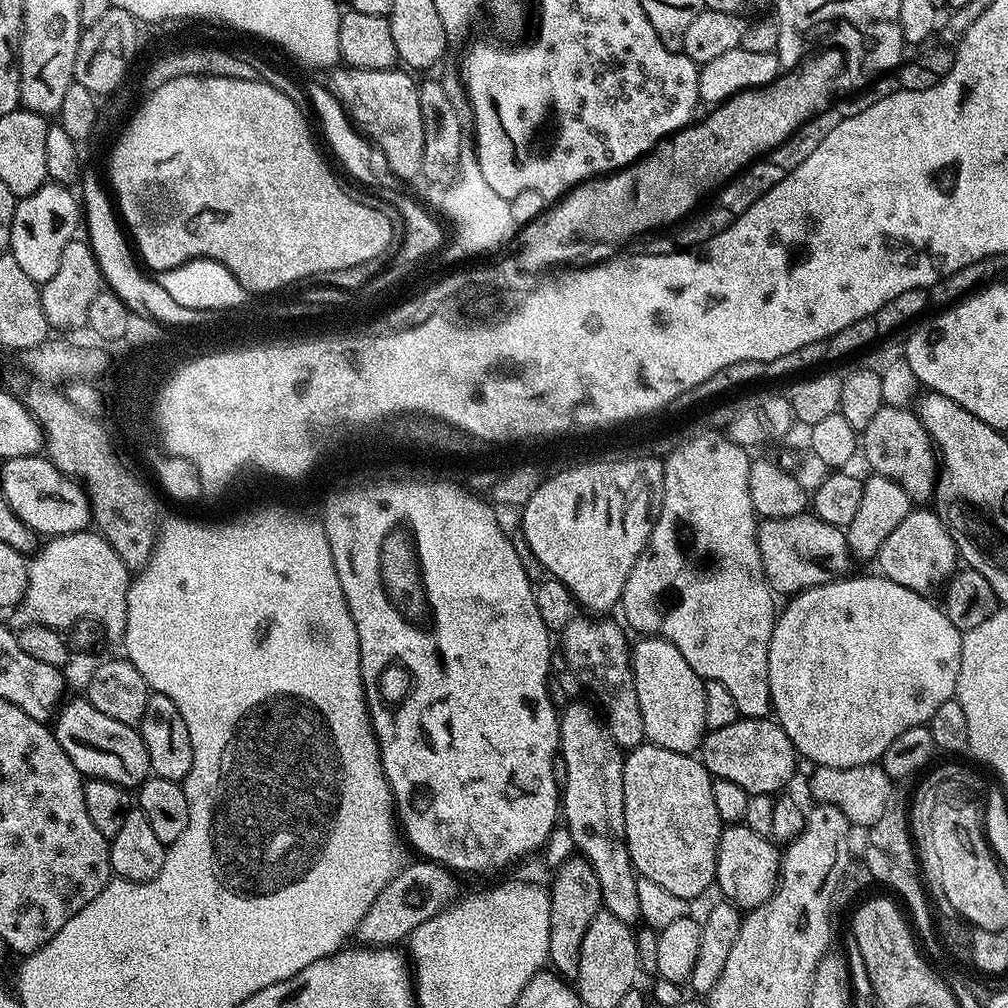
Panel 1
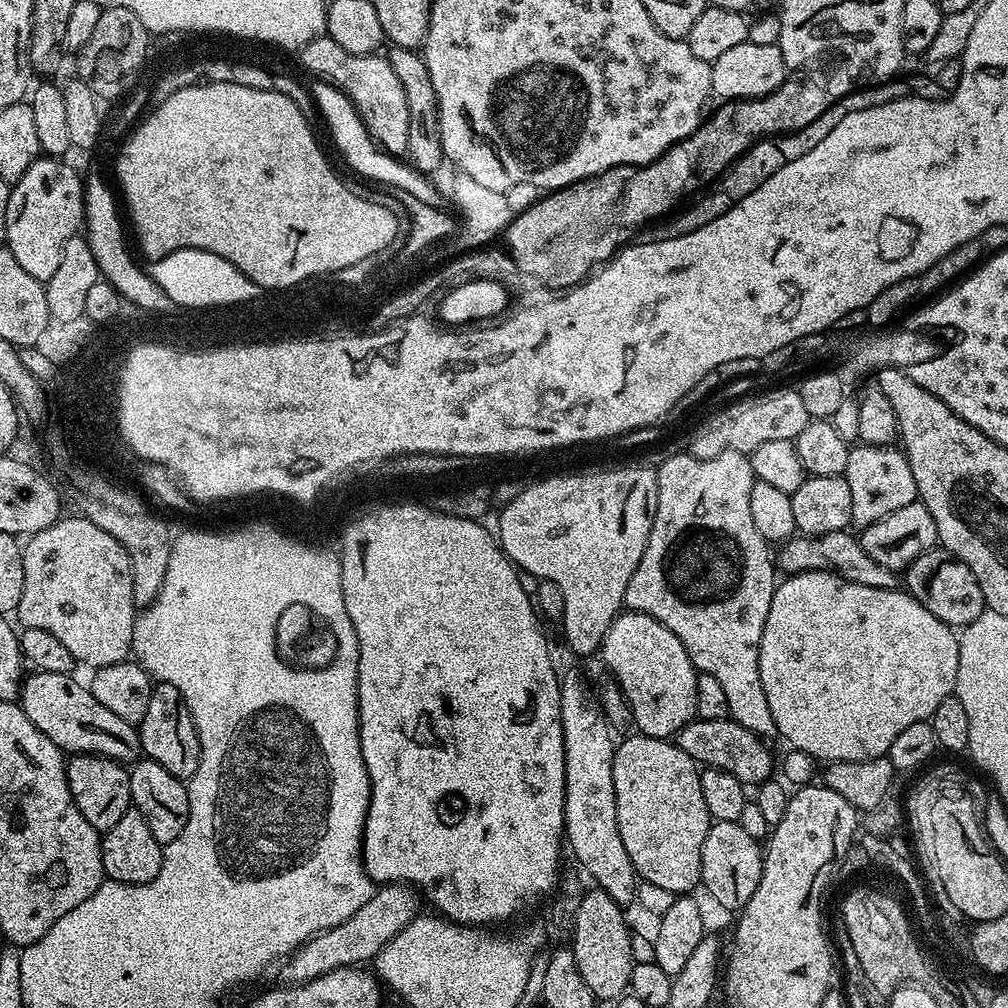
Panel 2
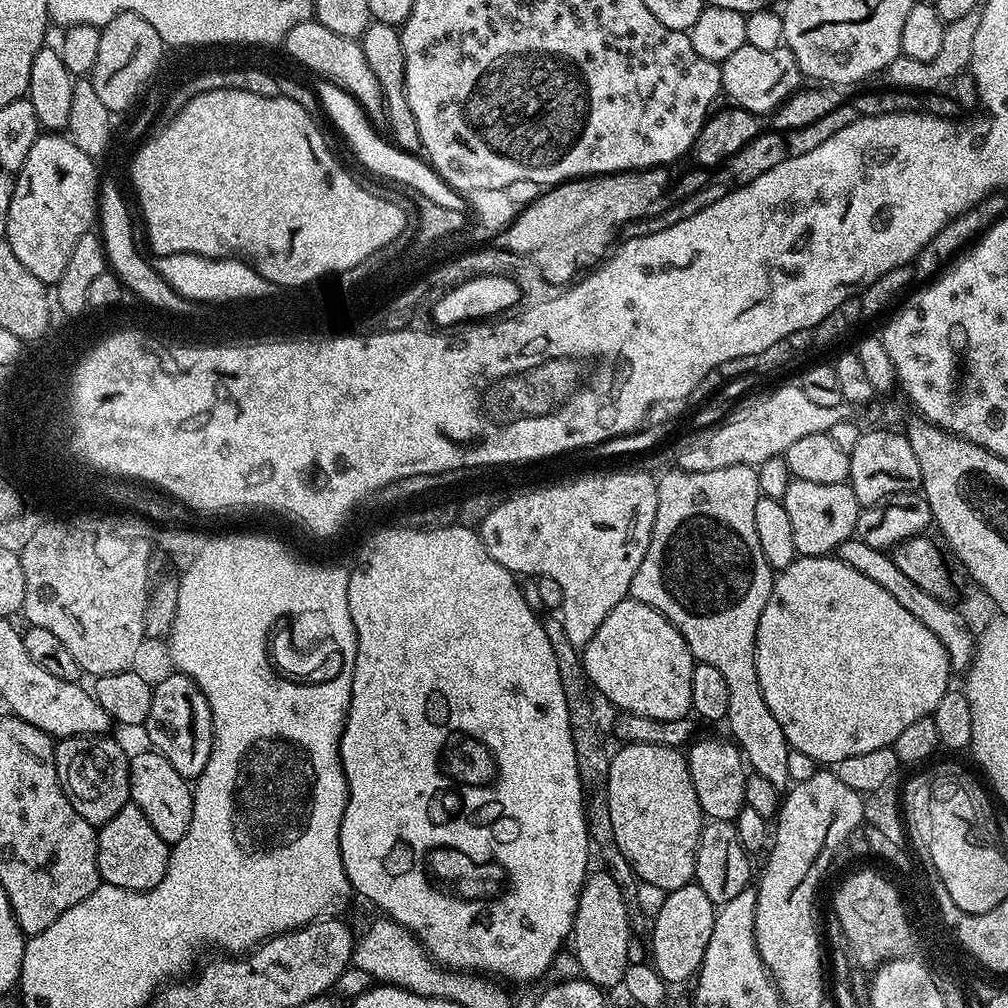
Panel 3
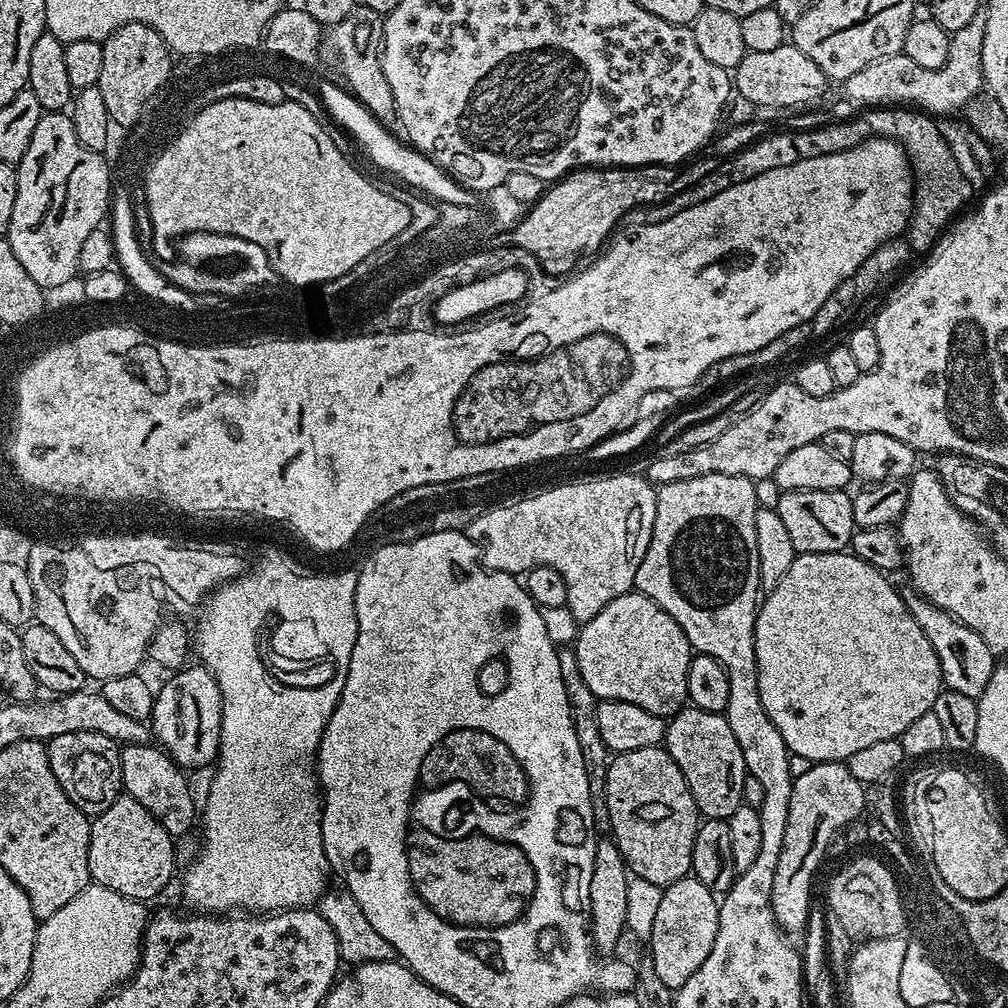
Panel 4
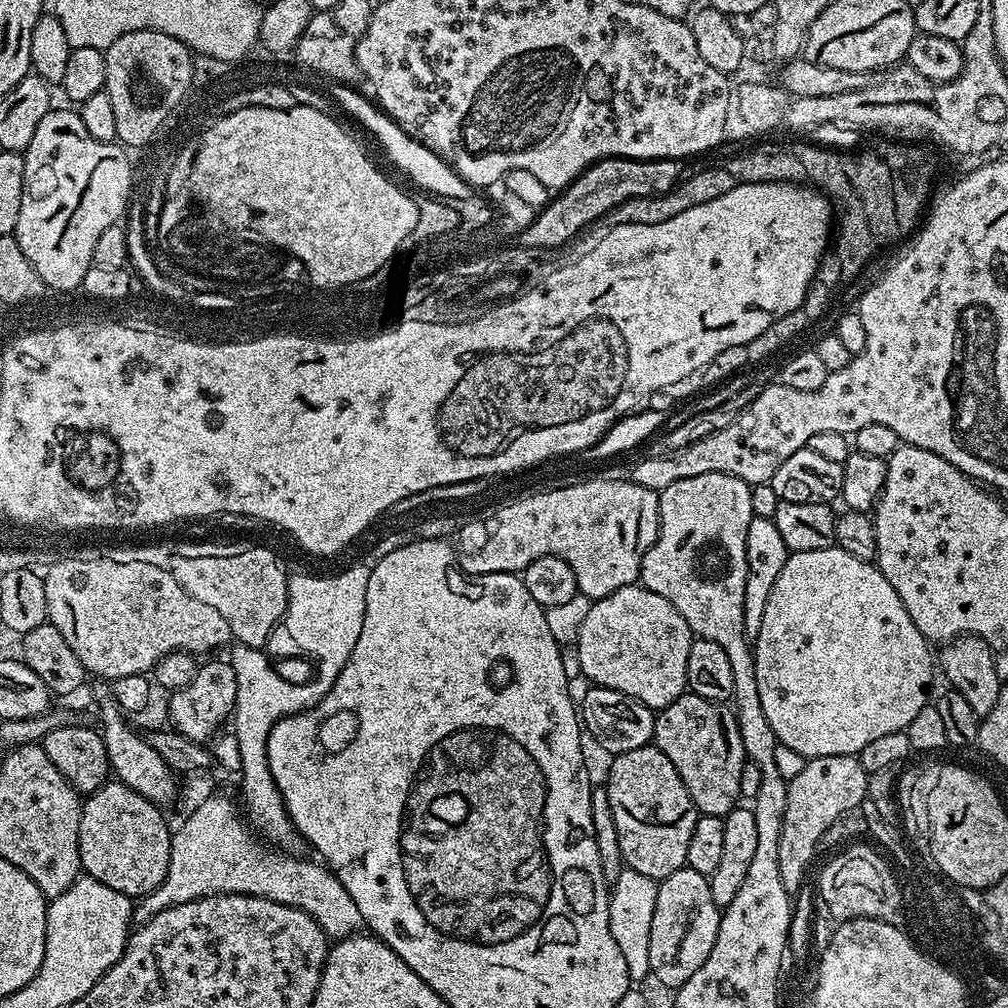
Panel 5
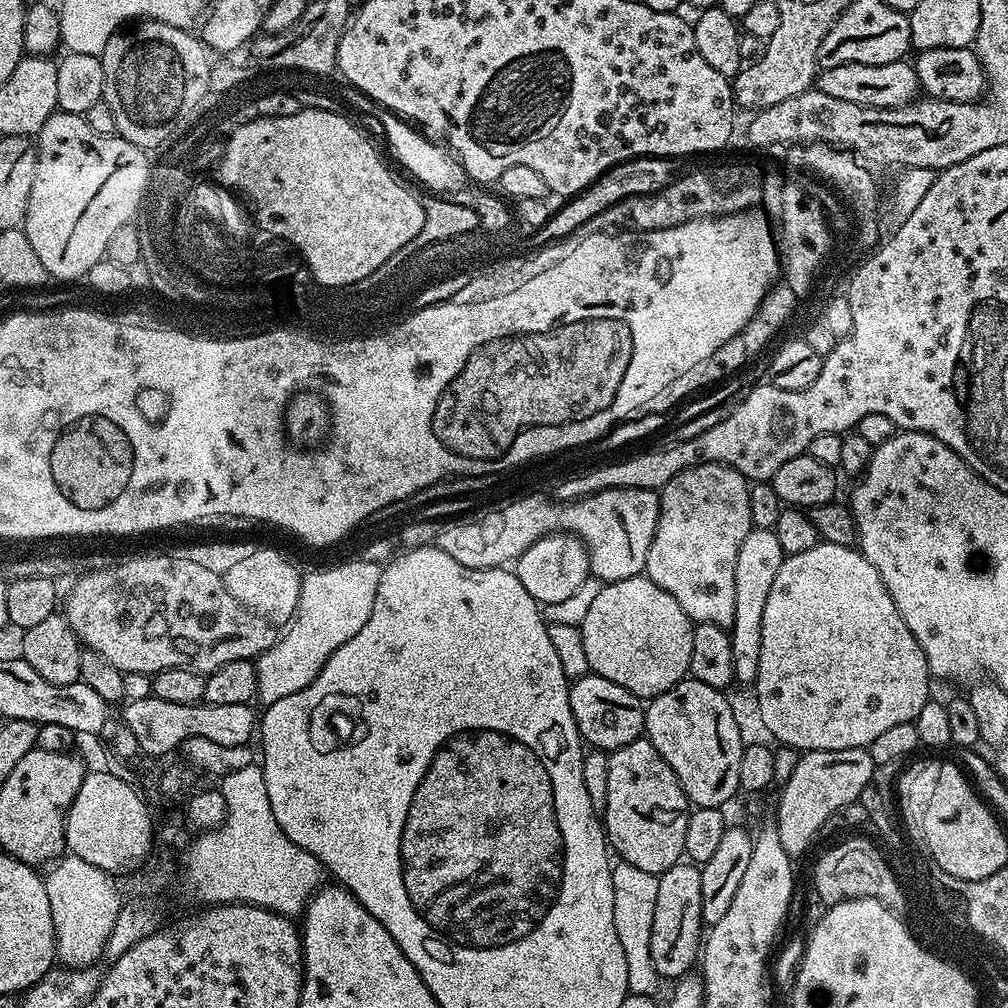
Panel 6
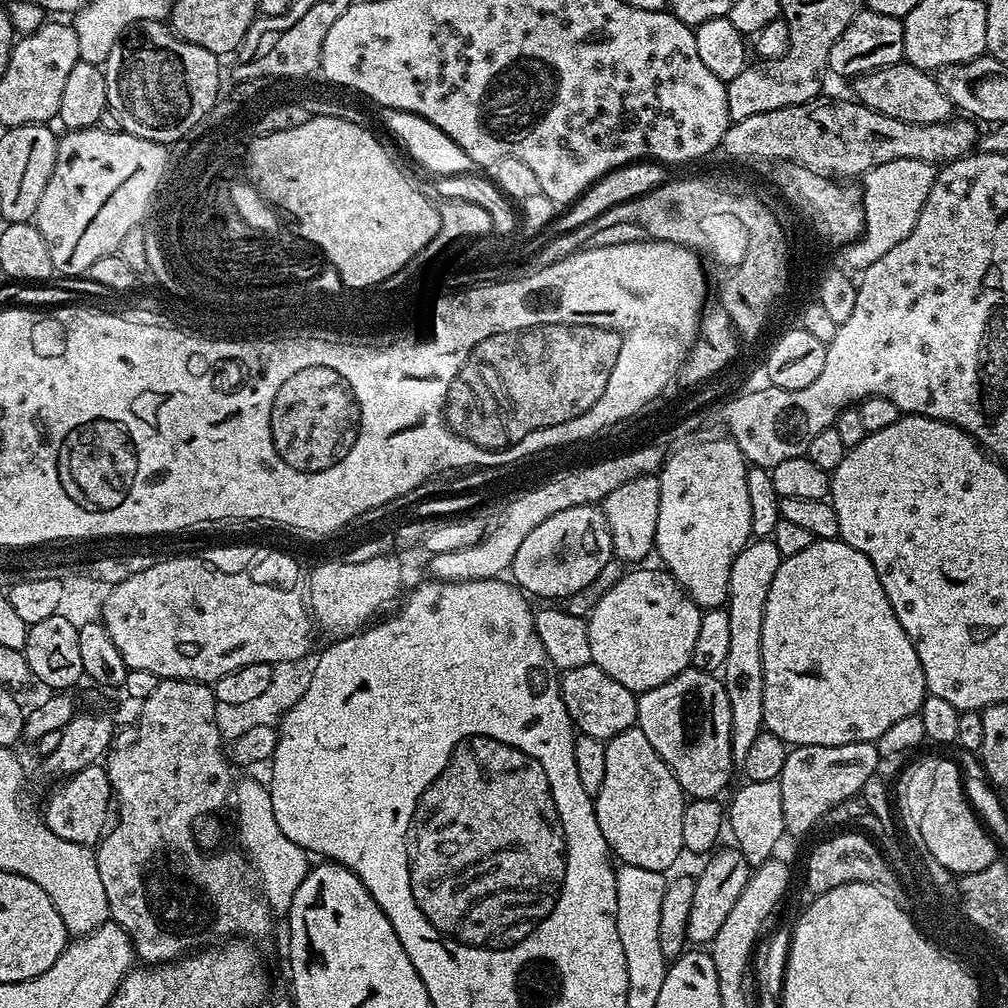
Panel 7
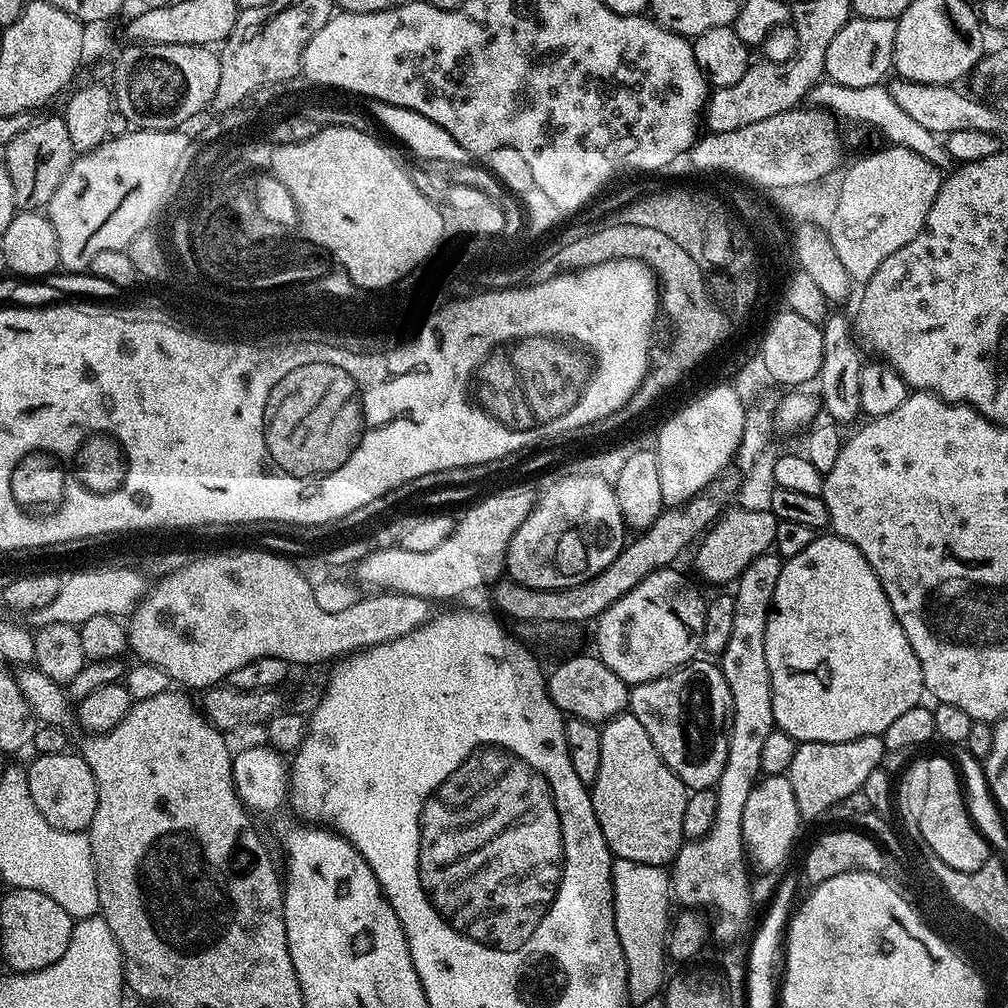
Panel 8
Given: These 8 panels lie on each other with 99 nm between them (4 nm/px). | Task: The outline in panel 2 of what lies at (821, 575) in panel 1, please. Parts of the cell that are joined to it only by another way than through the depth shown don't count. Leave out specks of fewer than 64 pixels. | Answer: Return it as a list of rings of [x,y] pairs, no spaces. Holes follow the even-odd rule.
[[[851,531],[831,532],[821,536],[797,534],[790,540],[783,541],[778,548],[778,568],[781,573],[795,574],[798,572],[837,572],[850,582],[858,582],[862,586],[875,588],[896,588],[898,576],[895,571],[882,562],[874,562],[866,550],[862,550],[859,539],[851,536]]]

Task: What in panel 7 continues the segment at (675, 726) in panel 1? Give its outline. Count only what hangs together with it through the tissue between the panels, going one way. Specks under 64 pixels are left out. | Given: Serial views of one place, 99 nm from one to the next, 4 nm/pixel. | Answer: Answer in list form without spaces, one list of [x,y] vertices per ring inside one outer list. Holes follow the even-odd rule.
[[[644,567],[625,571],[620,581],[599,593],[586,620],[591,663],[637,694],[670,682],[690,667],[702,611],[667,570]]]

